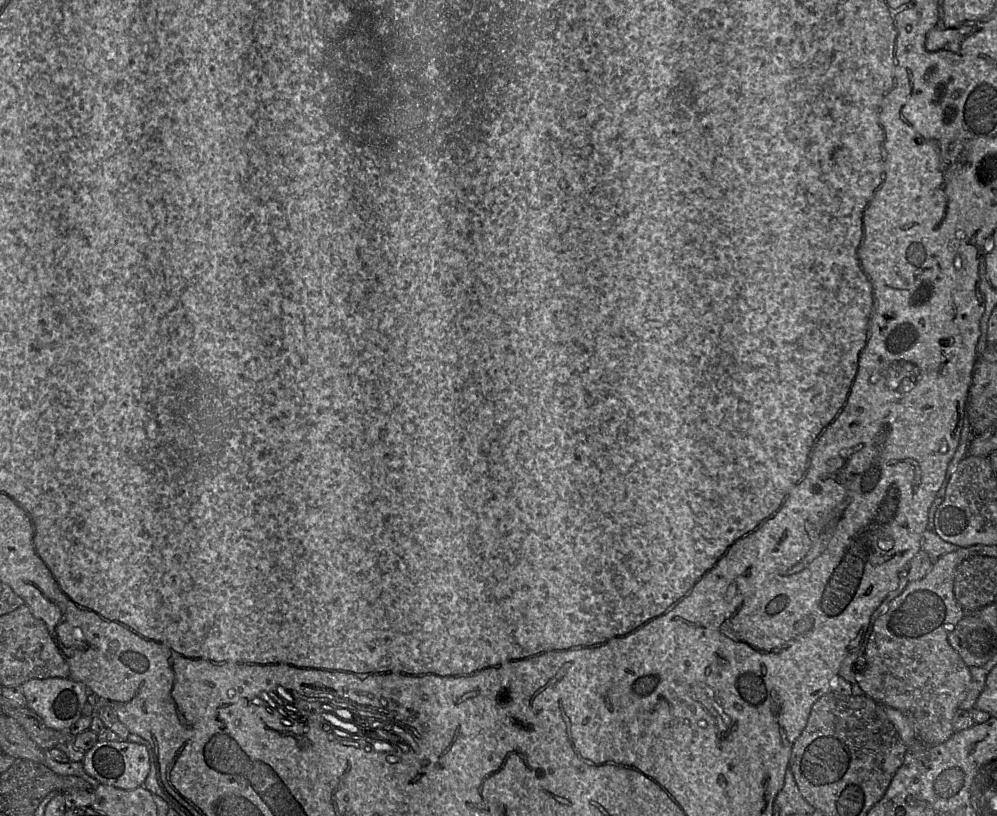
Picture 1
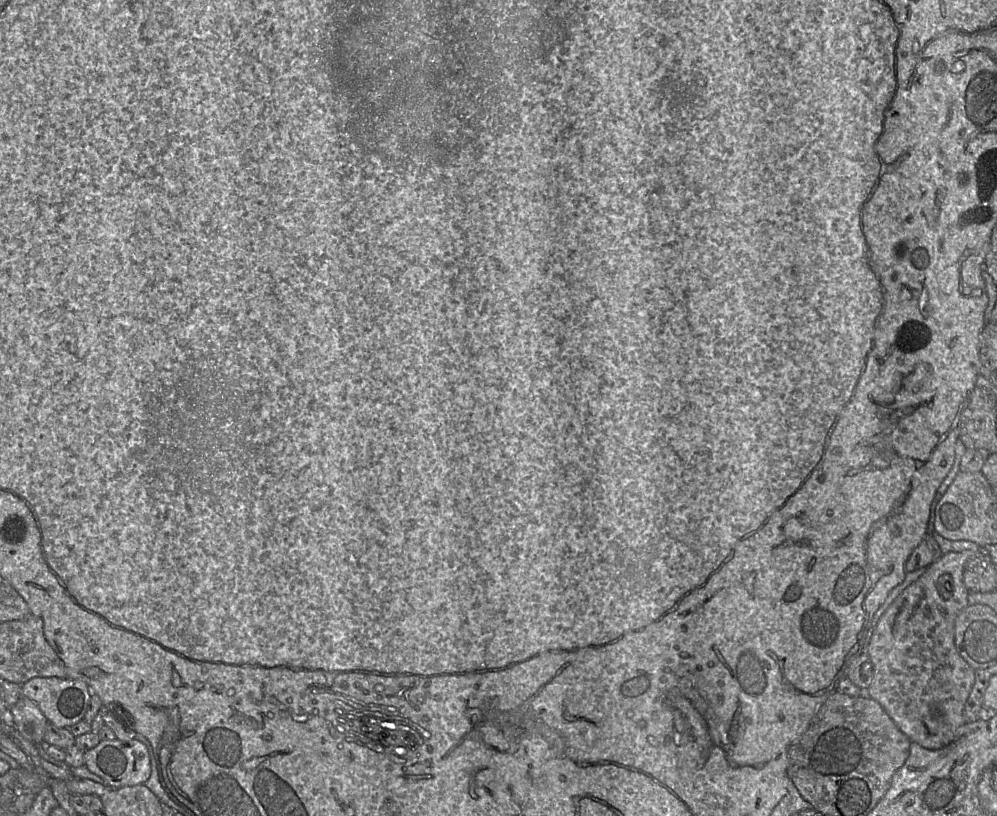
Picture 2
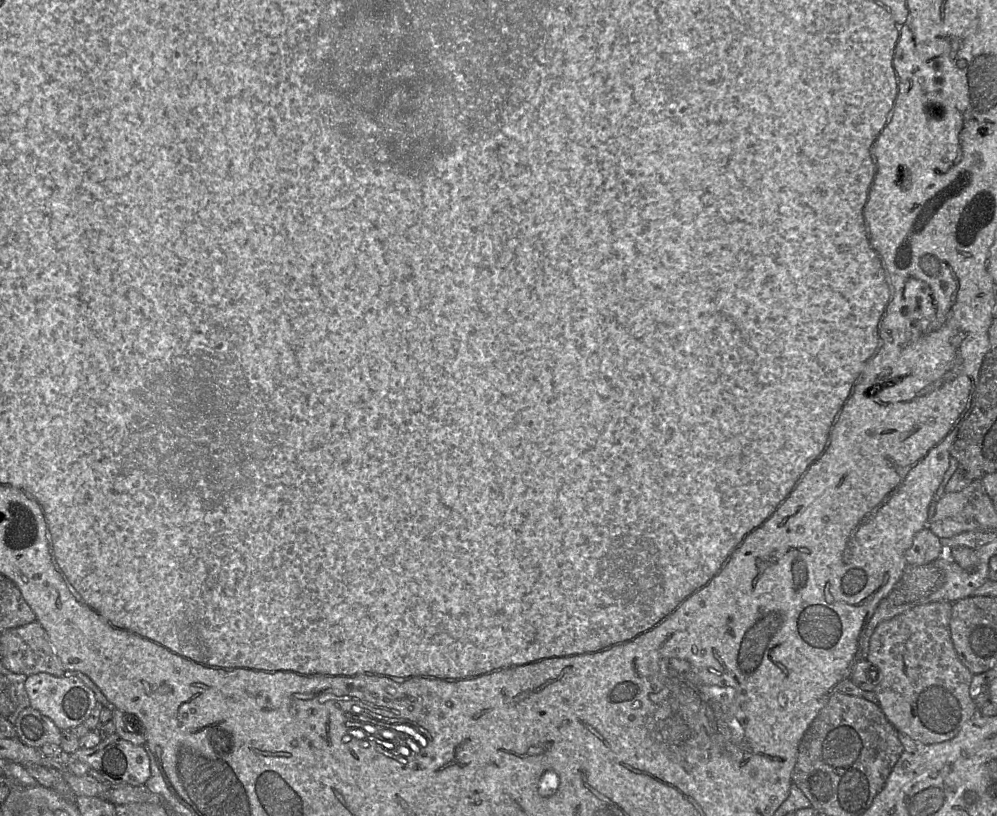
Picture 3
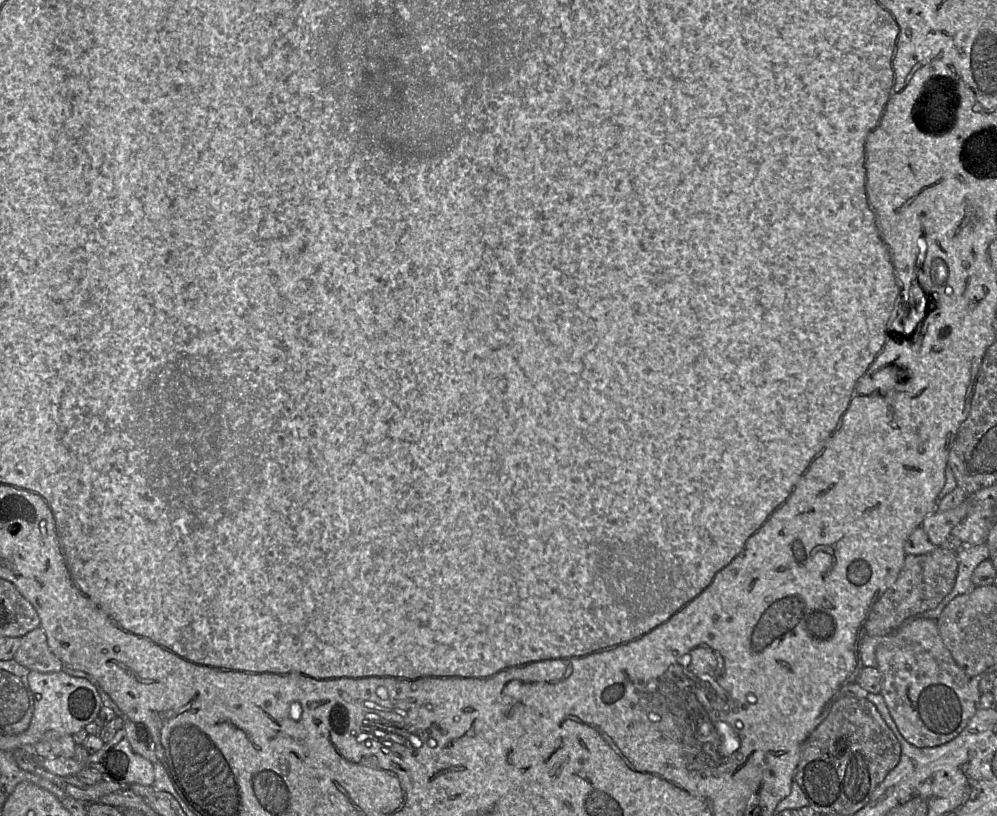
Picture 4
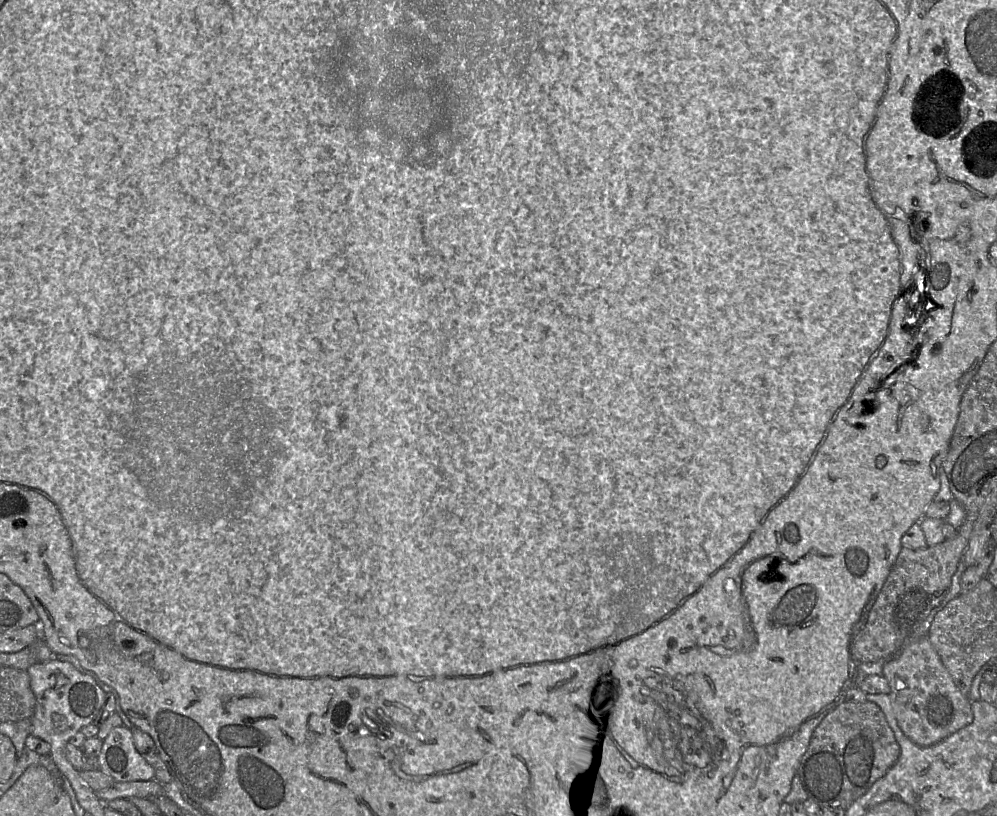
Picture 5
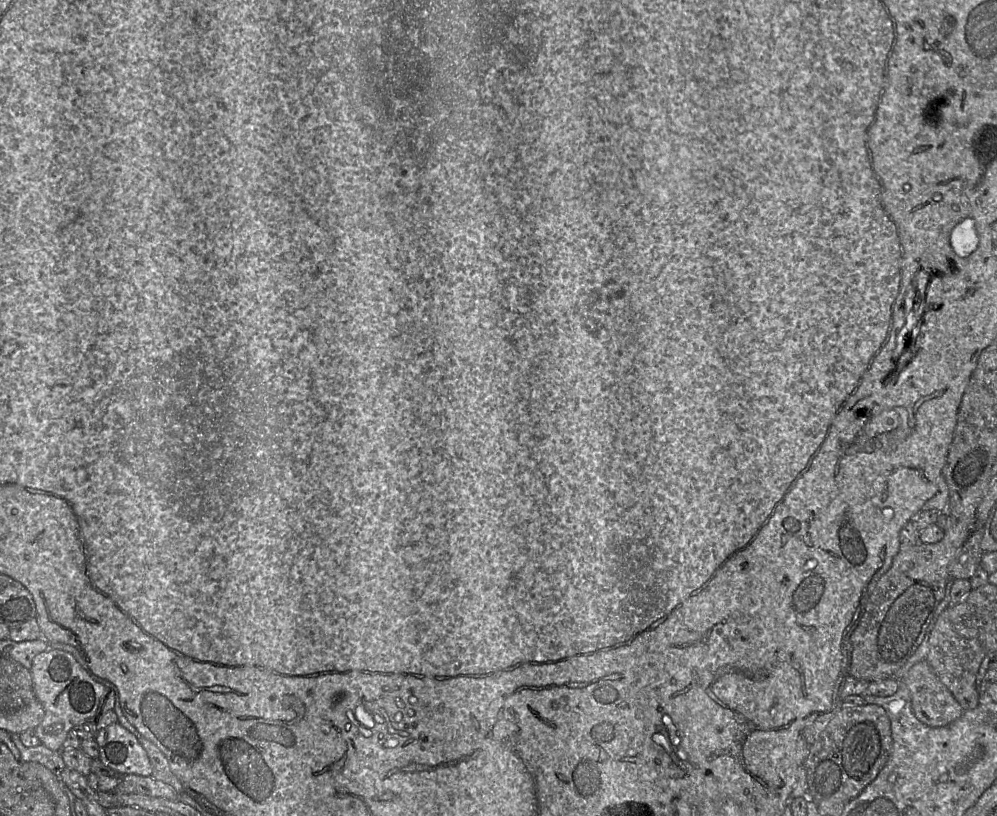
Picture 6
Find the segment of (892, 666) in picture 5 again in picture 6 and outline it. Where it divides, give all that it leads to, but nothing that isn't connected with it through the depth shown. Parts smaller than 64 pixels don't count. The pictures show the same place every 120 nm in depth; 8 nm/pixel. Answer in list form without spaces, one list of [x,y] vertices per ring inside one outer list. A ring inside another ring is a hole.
[[[925,660],[914,664],[899,680],[906,684],[913,712],[922,723],[946,726],[962,716],[963,708]]]

